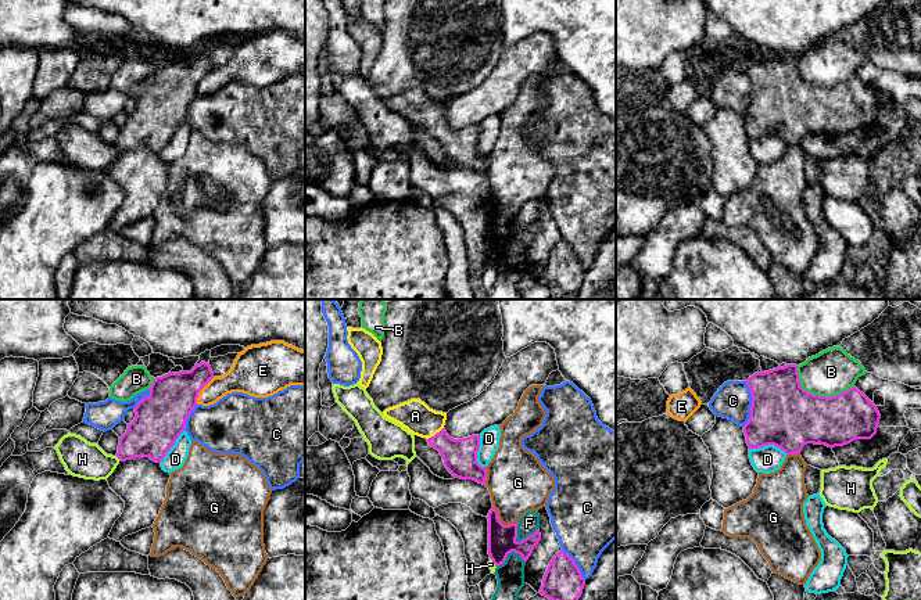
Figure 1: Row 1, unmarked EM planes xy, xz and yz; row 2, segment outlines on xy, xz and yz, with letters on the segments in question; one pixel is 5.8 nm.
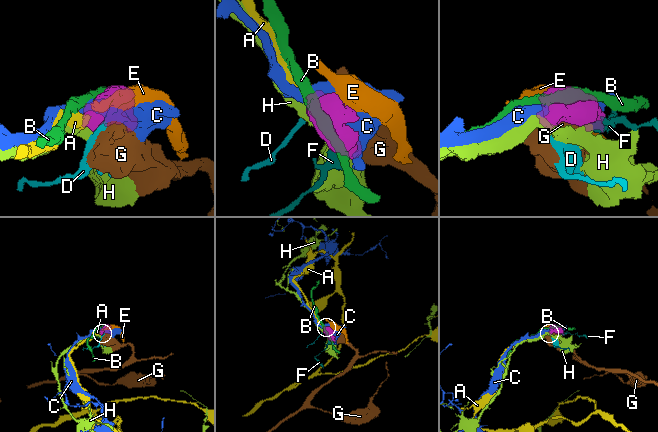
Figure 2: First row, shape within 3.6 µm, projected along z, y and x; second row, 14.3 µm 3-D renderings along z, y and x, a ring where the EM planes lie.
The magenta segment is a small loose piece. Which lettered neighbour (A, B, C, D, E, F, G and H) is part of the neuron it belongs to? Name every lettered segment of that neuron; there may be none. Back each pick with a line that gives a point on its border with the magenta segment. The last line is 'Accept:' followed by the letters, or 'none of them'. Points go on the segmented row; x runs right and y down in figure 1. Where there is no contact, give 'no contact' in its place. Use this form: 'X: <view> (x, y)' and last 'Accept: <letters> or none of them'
A: xz (436, 434)
Accept: A

